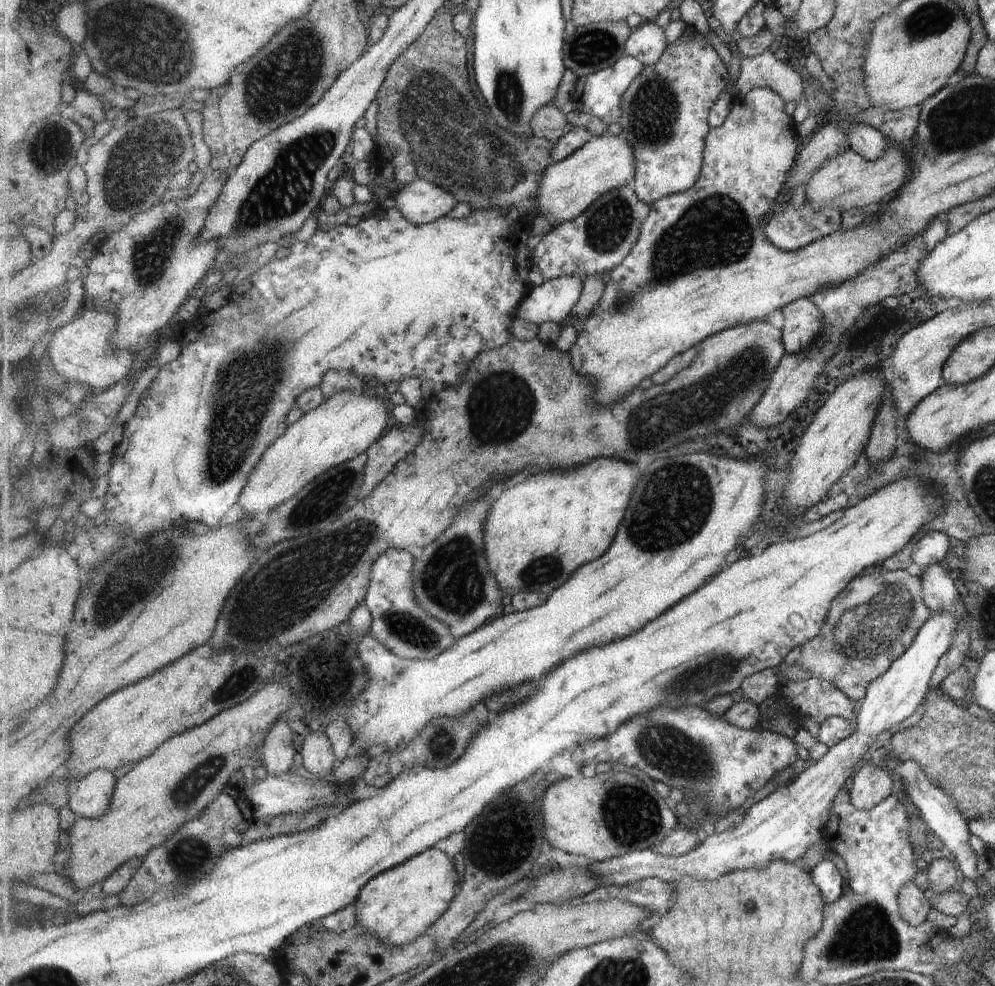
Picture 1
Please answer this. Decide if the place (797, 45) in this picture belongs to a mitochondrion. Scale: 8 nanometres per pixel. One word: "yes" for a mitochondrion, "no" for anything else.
no

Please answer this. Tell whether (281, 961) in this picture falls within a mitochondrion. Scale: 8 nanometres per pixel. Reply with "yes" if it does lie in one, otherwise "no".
no

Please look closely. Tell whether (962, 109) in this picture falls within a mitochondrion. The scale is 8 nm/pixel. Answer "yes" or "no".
yes

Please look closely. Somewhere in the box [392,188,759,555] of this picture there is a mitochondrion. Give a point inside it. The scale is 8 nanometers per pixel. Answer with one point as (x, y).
(716, 229)

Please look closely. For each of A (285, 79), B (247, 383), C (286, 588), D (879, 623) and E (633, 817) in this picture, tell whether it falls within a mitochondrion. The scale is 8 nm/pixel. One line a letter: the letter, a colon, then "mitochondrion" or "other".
A: mitochondrion
B: mitochondrion
C: mitochondrion
D: mitochondrion
E: mitochondrion

